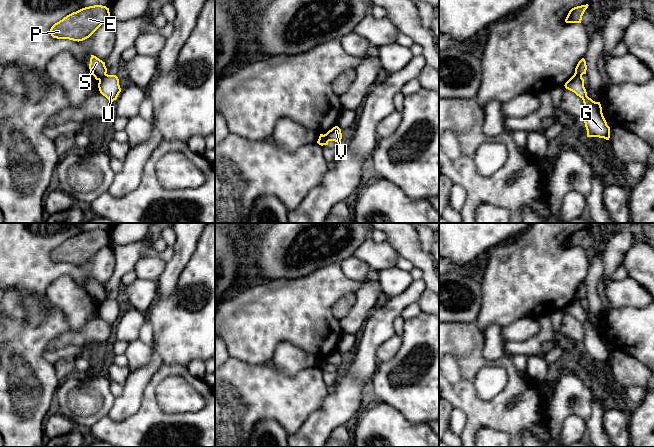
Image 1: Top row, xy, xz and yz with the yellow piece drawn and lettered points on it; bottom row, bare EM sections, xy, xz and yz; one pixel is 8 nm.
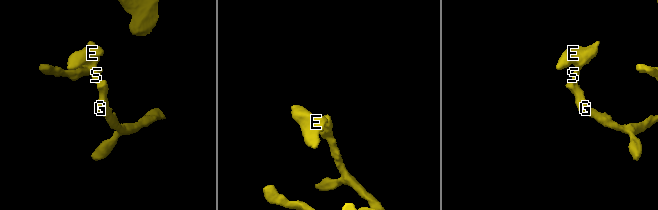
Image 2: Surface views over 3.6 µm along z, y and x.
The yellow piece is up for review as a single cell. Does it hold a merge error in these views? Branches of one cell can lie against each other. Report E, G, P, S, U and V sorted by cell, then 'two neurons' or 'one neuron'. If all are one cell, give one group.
groups E P S / G U V; two neurons

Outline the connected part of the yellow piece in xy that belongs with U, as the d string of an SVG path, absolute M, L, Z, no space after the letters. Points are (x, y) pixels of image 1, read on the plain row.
M106 298L99 304L98 312L100 317L105 320L111 327L117 323L121 312L119 309L119 303L116 299Z

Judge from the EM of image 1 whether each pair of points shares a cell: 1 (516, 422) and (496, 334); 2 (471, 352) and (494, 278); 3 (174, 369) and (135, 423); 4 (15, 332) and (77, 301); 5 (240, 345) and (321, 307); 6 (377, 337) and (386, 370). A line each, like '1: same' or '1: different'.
1: different
2: different
3: same
4: different
5: same
6: different

